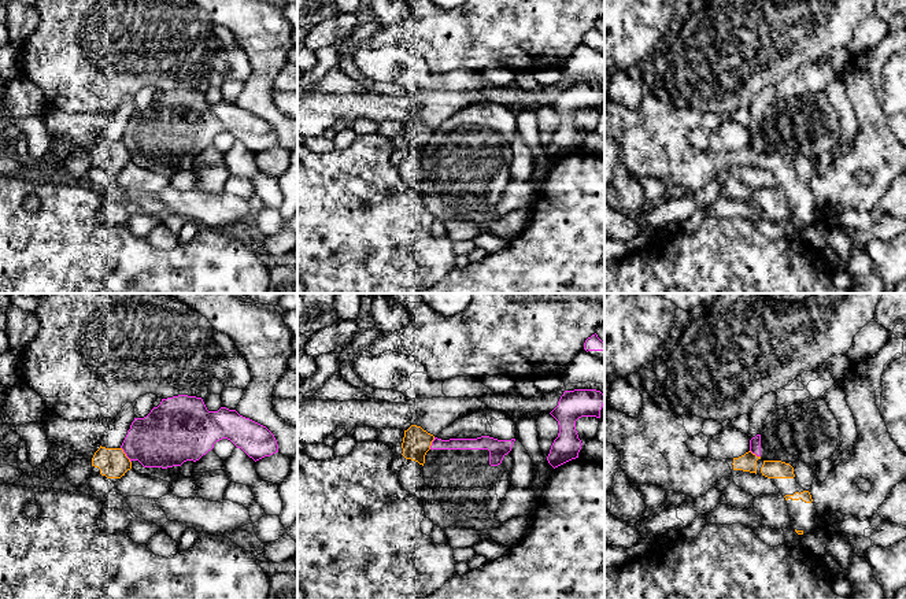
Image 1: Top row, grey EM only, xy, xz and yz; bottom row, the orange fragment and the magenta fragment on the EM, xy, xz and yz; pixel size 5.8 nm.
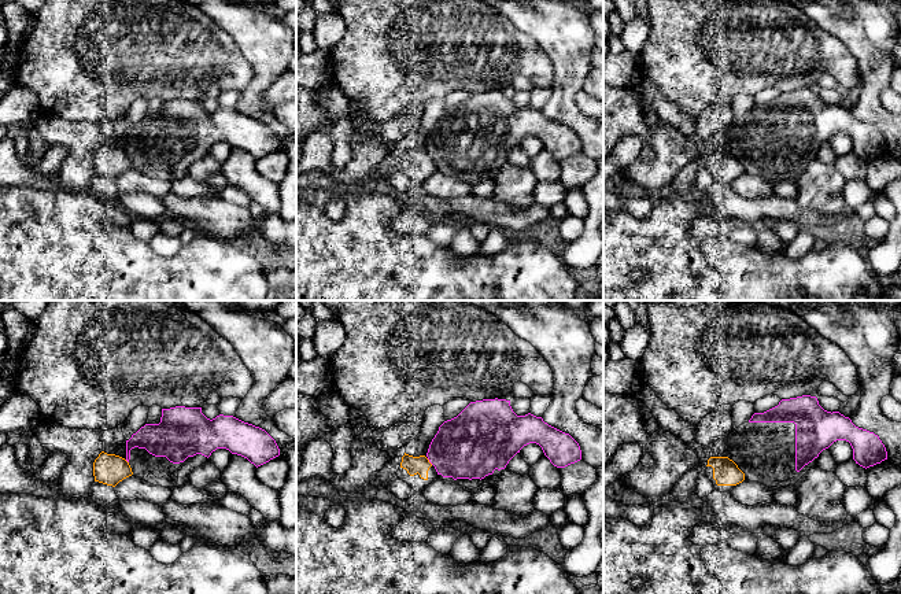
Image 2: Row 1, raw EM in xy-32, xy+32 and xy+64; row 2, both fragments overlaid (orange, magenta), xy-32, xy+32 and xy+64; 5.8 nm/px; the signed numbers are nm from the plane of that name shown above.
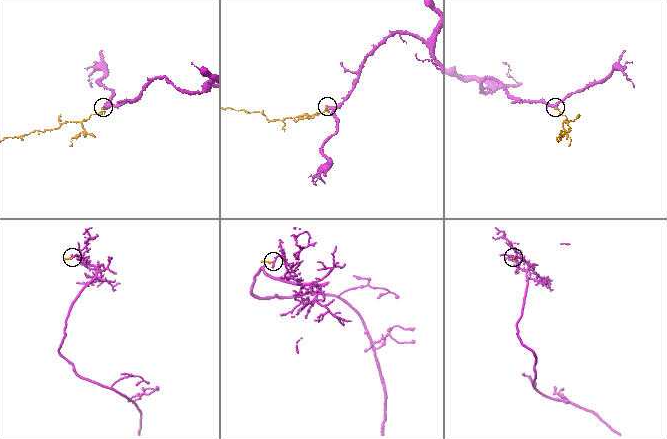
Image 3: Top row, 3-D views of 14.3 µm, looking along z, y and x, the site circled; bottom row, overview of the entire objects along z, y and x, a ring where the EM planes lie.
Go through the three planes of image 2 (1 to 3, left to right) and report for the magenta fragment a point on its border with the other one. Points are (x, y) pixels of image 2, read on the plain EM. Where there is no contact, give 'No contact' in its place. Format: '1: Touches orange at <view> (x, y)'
1: Touches orange at xy-32 (126, 154)
2: Touches orange at xy+32 (428, 154)
3: No contact

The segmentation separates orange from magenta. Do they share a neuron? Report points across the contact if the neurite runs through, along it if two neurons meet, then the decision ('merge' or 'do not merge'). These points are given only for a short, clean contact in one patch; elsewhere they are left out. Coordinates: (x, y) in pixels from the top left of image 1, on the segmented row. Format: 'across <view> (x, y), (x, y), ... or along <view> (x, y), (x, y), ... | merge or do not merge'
merge

